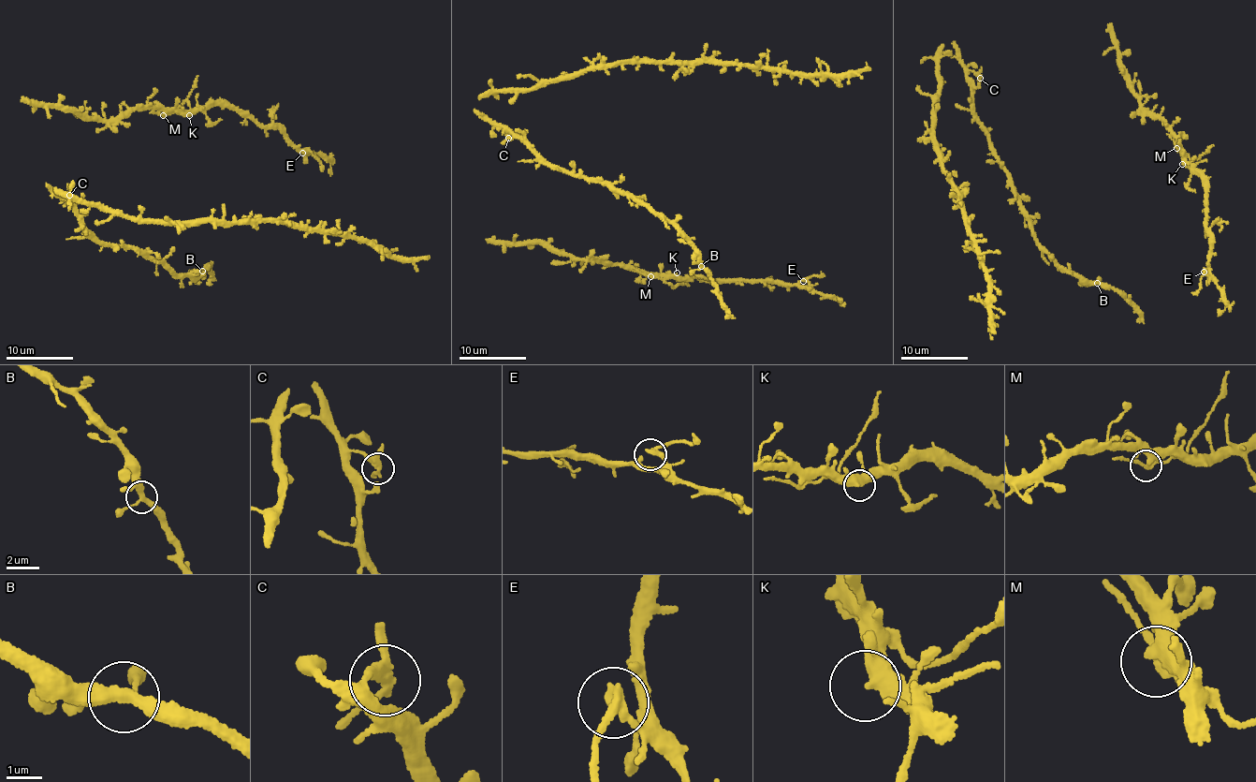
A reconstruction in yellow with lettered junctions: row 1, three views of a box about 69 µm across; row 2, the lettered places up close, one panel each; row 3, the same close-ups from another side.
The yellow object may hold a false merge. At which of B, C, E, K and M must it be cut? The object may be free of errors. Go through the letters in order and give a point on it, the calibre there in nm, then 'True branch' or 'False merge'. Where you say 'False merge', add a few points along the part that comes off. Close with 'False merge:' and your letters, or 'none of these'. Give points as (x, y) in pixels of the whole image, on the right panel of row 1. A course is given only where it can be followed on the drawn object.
B: Place: (1097, 283). Thickness 320 nm. True branch
C: Place: (980, 78). Thickness 260 nm. True branch
E: Place: (1204, 272). Thickness 280 nm. True branch
K: Place: (1182, 164). Thickness 340 nm. True branch
M: Place: (1176, 148). Thickness 170 nm. False merge. Course of the part to remove: (1176, 147), (1183, 154), (1195, 159), (1214, 145)
False merge: M

